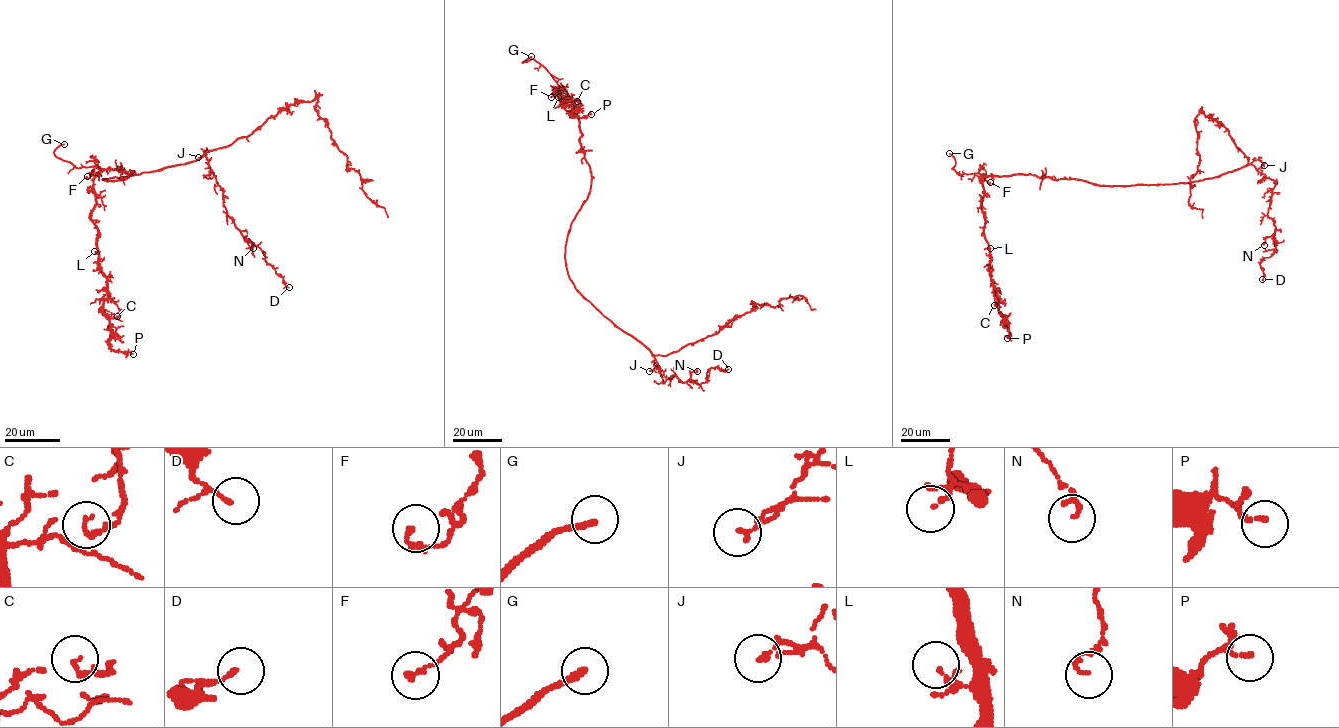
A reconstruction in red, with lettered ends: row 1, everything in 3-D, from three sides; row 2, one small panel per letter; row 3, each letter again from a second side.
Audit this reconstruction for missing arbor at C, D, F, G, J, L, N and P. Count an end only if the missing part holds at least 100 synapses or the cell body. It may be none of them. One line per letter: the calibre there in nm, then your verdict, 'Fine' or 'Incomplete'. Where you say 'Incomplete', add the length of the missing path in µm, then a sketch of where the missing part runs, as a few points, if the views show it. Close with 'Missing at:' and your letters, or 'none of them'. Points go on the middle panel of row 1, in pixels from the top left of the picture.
C: Thickness 150 nm. Fine
D: Thickness 80 nm. Fine
F: Thickness 160 nm. Fine
G: Thickness 200 nm. Incomplete. Missing length about 30 µm. Course of what is missing: (531, 56), (536, 57), (546, 47), (560, 46), (582, 35)
J: Thickness 150 nm. Fine
L: Thickness 100 nm. Fine
N: Thickness 130 nm. Fine
P: Thickness 140 nm. Fine
Missing at: G

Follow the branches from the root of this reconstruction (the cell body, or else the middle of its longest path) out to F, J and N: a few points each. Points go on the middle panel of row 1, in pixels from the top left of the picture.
F: (568, 274), (568, 232), (587, 198), (591, 173), (580, 142), (574, 101), (560, 88), (551, 97)
J: (568, 274), (574, 287), (584, 297), (649, 349), (655, 365), (649, 371)
N: (568, 274), (574, 287), (584, 297), (649, 349), (664, 382), (674, 374), (684, 382), (697, 371)

